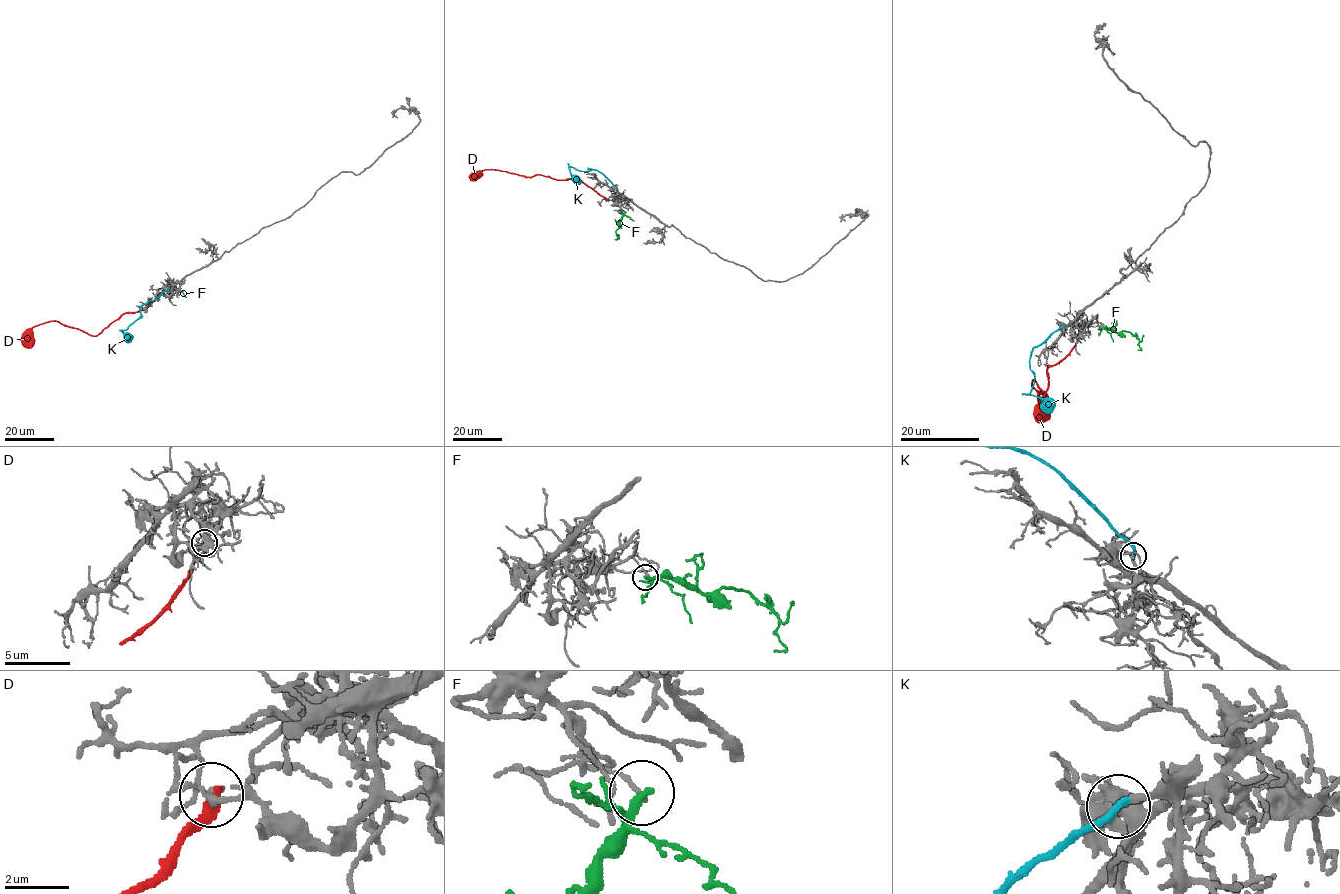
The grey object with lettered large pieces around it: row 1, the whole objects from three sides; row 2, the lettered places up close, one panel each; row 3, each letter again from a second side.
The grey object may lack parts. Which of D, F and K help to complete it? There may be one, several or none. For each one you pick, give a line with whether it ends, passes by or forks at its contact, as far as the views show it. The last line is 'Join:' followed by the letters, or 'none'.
K: It ends there
Join: K

